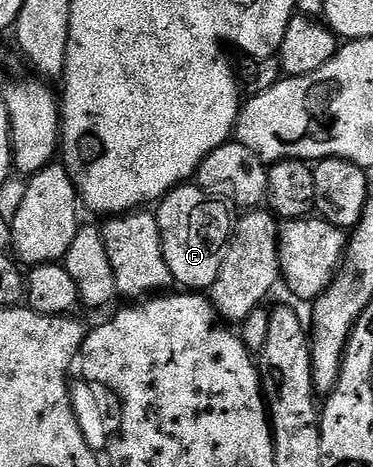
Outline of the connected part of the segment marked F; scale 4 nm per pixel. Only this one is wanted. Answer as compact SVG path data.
M196 184L177 186L160 199L155 216L162 232L164 259L173 279L177 283L181 282L184 285L181 287L185 291L208 292L211 291L214 280L218 280L218 268L222 268L222 260L228 252L230 239L234 233L234 217L232 218L231 212L233 213L228 202L212 197Z

